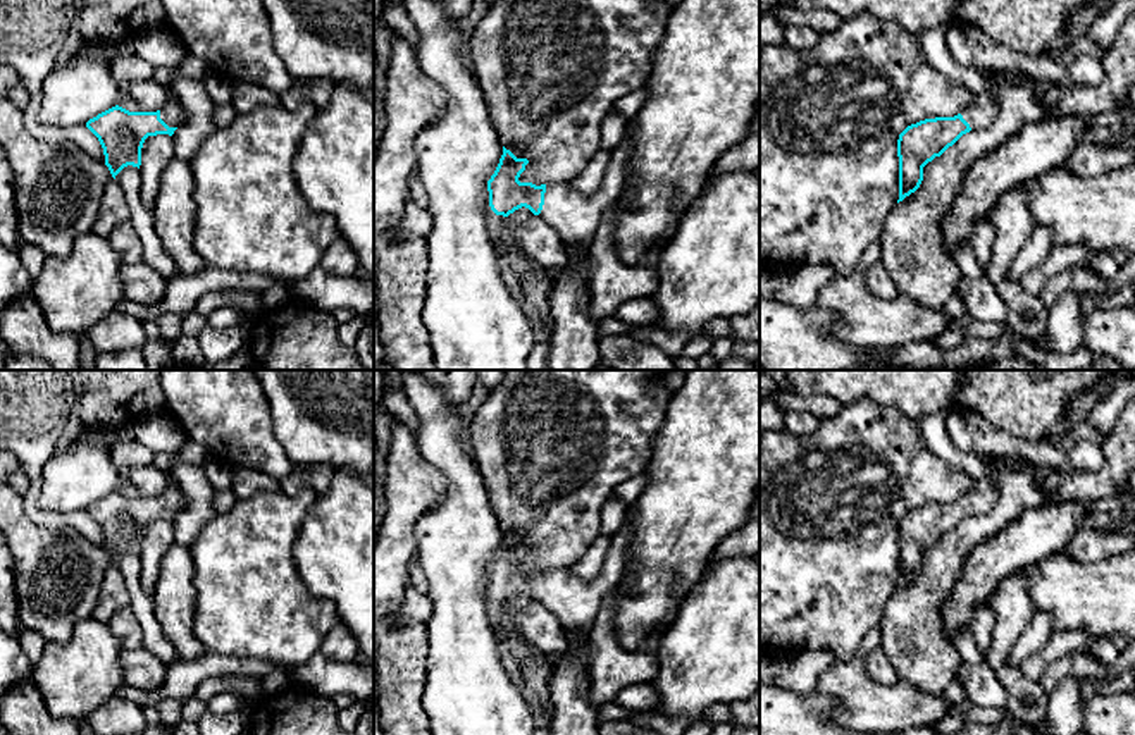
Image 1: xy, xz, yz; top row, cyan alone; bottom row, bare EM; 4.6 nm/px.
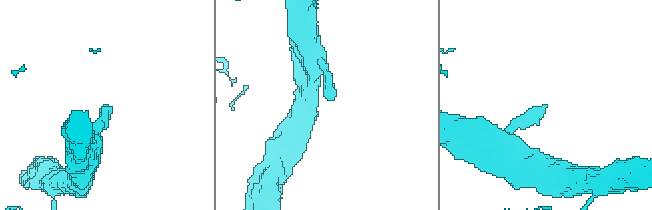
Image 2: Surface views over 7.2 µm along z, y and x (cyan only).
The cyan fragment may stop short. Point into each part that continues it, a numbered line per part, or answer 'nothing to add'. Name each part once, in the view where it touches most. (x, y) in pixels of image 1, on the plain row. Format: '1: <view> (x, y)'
1: xz (576, 603)

